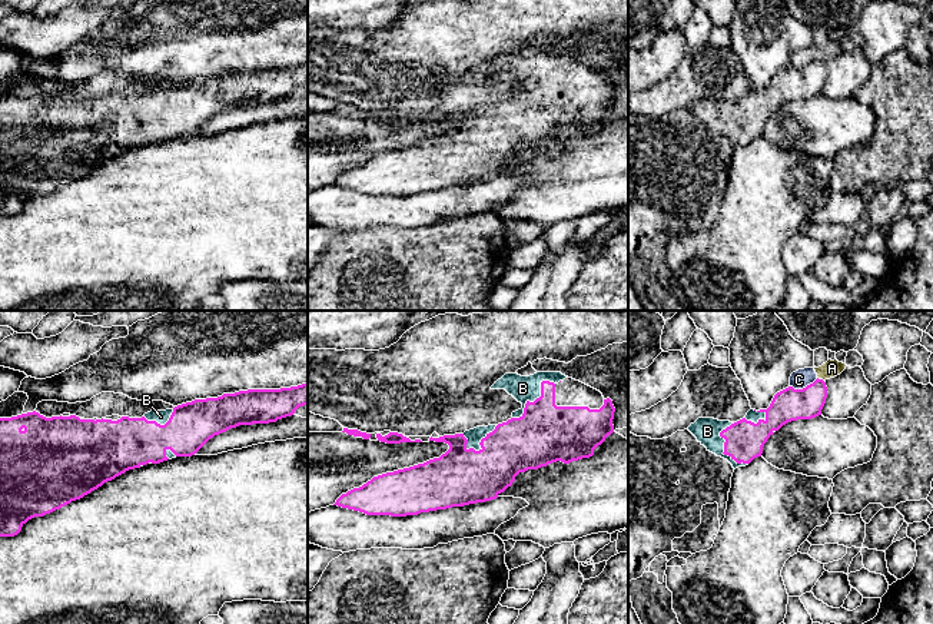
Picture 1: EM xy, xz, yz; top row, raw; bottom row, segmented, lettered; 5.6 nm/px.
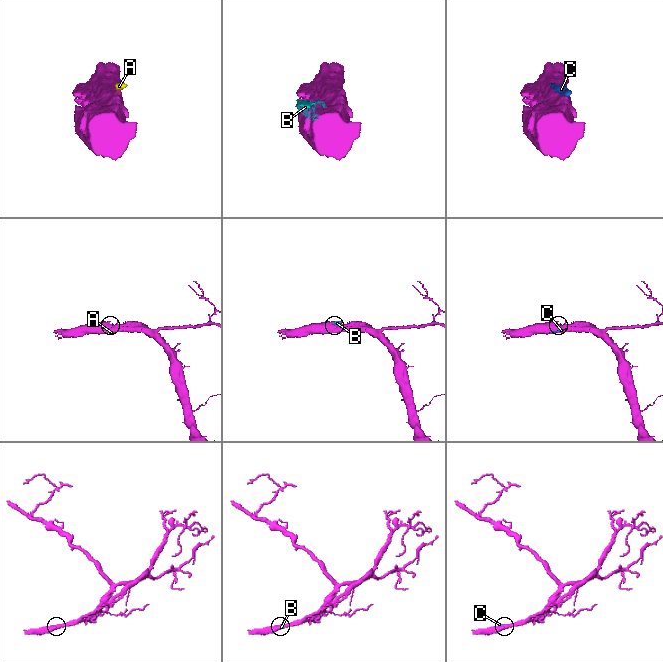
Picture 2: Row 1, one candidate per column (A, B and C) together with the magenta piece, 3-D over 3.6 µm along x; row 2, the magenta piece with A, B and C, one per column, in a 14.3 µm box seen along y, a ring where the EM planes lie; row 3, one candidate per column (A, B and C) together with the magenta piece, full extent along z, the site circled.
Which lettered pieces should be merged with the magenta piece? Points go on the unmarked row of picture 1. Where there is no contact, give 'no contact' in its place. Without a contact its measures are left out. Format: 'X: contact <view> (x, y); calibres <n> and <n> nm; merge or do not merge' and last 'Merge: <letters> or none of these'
A: contact yz (820, 59); calibres 180 and 100 nm; do not merge
B: contact xz (537, 78); calibres 320 and 140 nm; merge
C: contact yz (803, 67); calibres 180 and 110 nm; do not merge
Merge: B

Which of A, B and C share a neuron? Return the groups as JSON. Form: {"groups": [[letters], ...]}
{"groups": [["A", "C"], ["B"]]}

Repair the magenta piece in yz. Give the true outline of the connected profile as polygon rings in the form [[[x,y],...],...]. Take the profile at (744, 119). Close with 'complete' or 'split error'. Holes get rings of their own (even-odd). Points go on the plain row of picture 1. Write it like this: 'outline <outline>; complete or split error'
outline [[[817,57],[803,69],[788,66],[777,72],[767,89],[750,89],[737,102],[698,97],[687,109],[736,149],[761,136],[767,119],[787,102],[821,94],[826,77],[826,62]]]; split error

